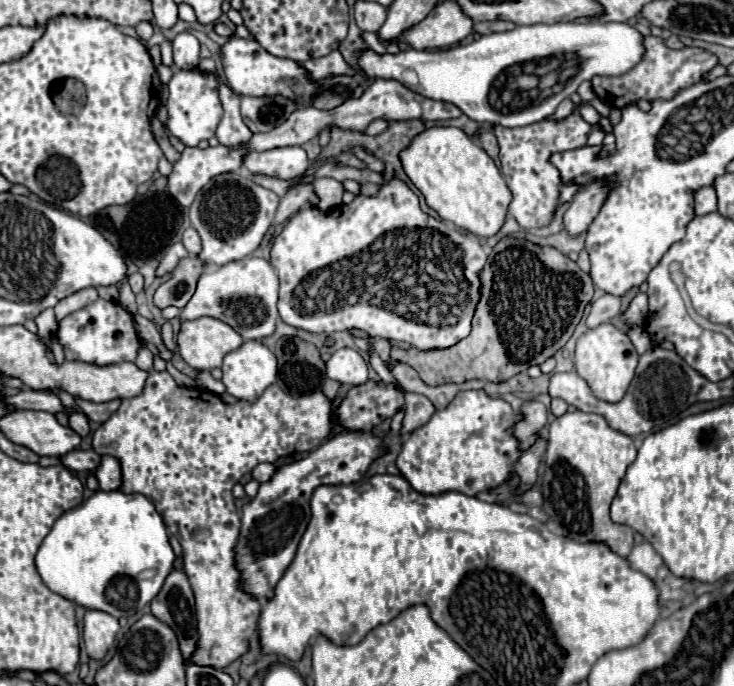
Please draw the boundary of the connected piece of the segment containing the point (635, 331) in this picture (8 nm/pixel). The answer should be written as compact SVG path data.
M632 327L632 329L628 331L628 337L630 337L632 345L636 347L636 351L638 351L640 355L652 347L652 343L650 343L650 339L648 339L648 335L646 335L646 331L644 331L642 327Z

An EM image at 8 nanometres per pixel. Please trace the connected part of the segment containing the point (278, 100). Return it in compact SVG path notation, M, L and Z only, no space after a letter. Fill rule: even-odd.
M274 95L274 97L242 97L242 119L254 131L270 131L282 125L300 105L294 99Z

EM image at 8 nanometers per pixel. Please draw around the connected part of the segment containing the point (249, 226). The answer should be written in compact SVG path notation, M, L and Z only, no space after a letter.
M246 169L214 177L206 187L202 187L202 191L196 195L194 203L190 205L190 223L202 237L200 259L206 261L208 267L222 267L230 261L238 261L238 259L244 259L246 255L250 255L254 249L258 249L264 233L272 225L278 203L280 203L280 197L276 193L256 185L252 179L248 179Z

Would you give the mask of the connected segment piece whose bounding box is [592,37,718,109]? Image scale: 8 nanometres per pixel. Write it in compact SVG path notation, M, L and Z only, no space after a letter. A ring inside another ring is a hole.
M644 37L644 55L642 61L632 67L628 73L618 77L600 77L596 75L592 79L594 93L610 107L622 109L630 103L636 103L638 99L670 99L676 91L690 87L704 79L708 71L712 71L718 65L718 57L706 49L700 47L682 47L682 49L668 49L660 37Z

